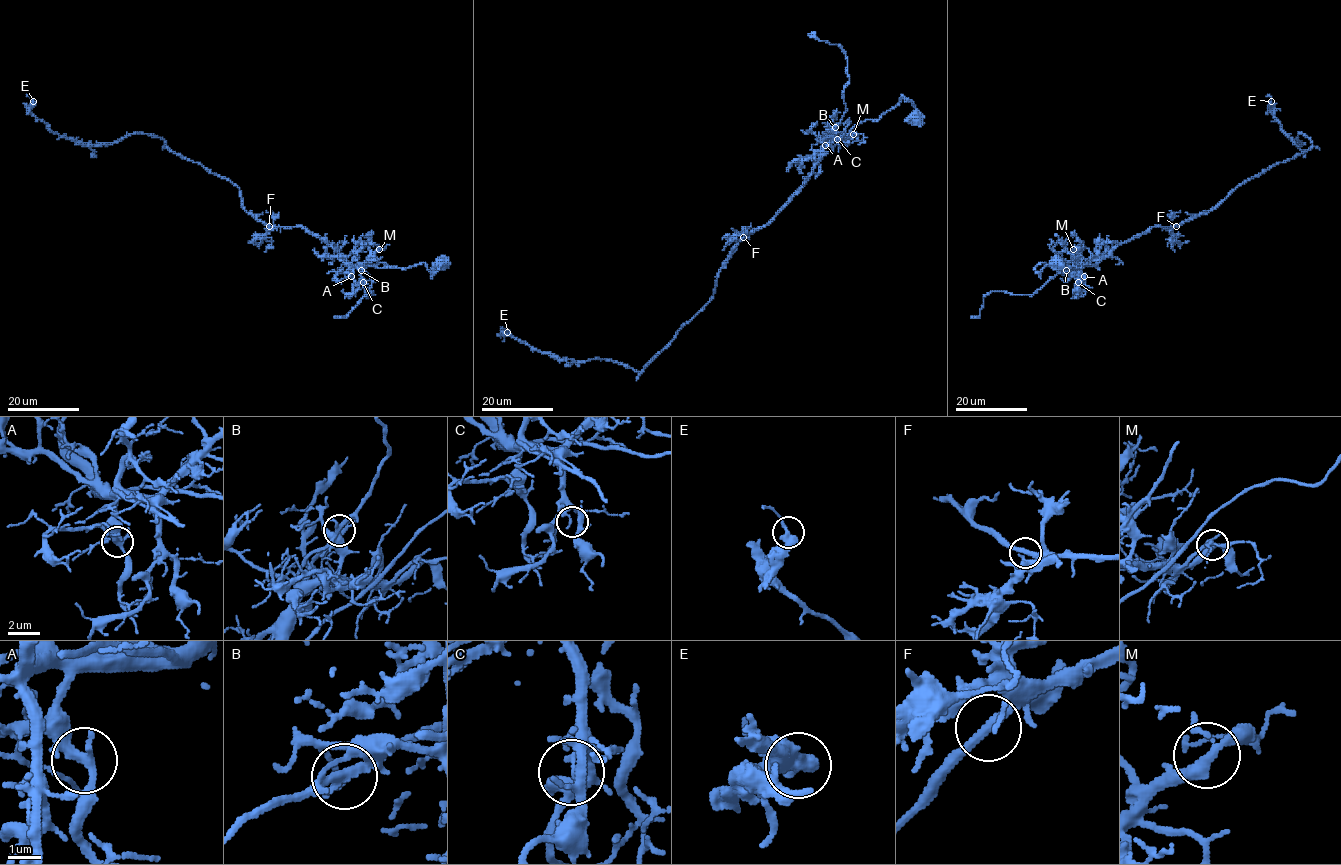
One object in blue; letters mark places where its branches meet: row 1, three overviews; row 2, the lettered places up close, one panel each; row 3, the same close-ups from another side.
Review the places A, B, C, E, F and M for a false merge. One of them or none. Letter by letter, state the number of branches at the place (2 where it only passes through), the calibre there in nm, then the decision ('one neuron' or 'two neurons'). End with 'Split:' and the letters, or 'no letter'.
A: 2 | 340 nm | one neuron
B: 2 | 260 nm | two neurons
C: 2 | 170 nm | one neuron
E: 2 | 360 nm | one neuron
F: 2 | 280 nm | one neuron
M: 3 | 280 nm | one neuron
Split: B

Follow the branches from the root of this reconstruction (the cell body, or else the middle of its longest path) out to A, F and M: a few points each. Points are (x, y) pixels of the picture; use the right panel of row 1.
A: (1057, 265), (1048, 264), (1039, 273), (1035, 269), (1042, 263), (1078, 266), (1080, 258), (1084, 276)
F: (1057, 265), (1048, 264), (1039, 273), (1035, 269), (1042, 263), (1058, 268), (1095, 265), (1153, 227), (1176, 226)
M: (1057, 265), (1048, 264), (1039, 273), (1035, 269), (1042, 263), (1058, 268), (1081, 265), (1079, 256), (1073, 249)

